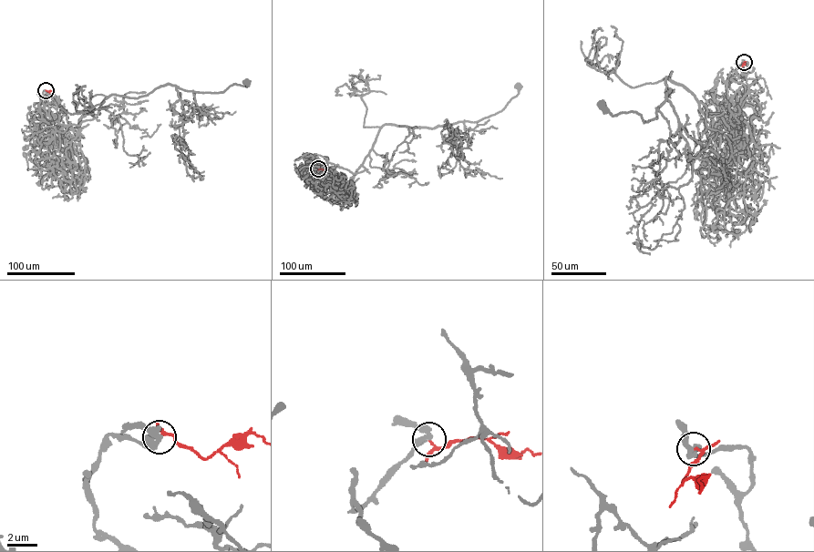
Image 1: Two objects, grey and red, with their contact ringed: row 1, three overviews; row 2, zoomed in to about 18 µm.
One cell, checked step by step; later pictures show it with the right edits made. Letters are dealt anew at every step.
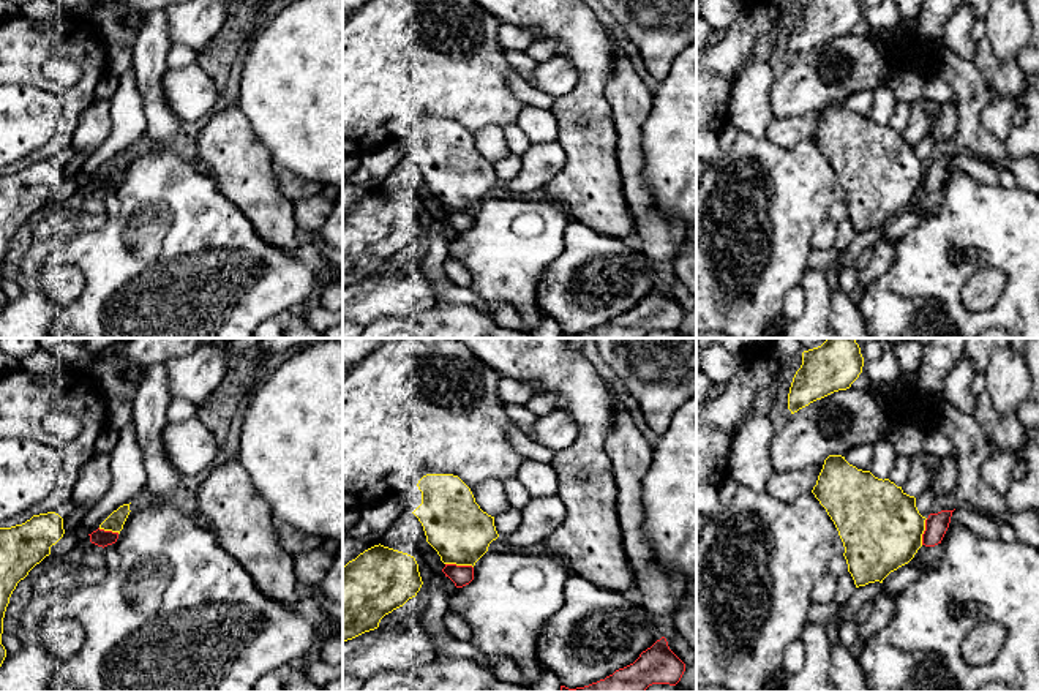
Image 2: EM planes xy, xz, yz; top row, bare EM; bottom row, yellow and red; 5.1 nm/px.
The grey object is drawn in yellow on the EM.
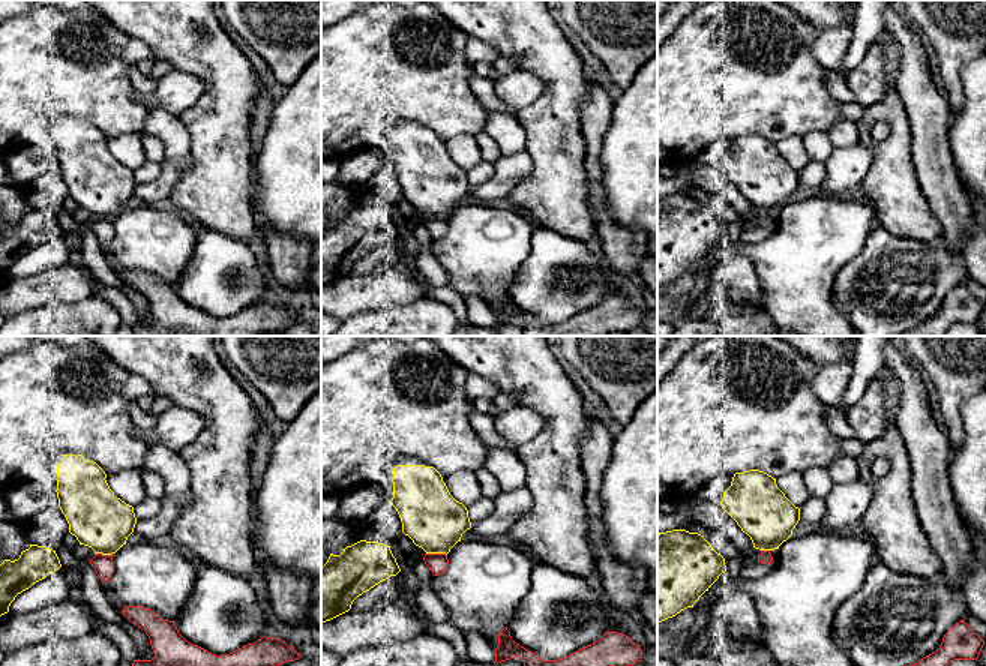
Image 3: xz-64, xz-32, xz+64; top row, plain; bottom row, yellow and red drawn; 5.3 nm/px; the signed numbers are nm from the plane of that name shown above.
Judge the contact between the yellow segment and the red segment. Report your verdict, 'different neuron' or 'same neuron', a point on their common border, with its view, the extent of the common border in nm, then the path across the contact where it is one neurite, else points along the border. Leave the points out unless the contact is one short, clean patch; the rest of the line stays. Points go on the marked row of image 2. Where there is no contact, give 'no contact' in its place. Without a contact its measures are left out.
different neuron | xz (460, 564) | 150 nm | along xz (446, 563), (469, 564), (472, 567)

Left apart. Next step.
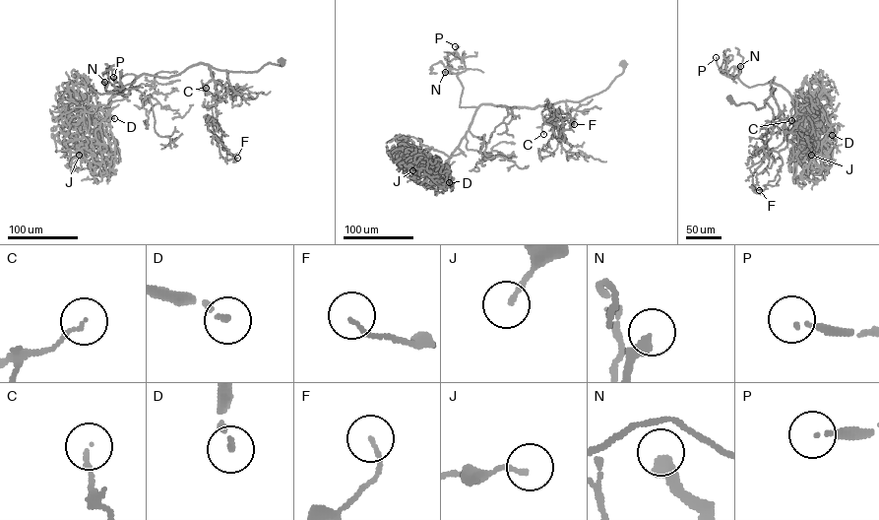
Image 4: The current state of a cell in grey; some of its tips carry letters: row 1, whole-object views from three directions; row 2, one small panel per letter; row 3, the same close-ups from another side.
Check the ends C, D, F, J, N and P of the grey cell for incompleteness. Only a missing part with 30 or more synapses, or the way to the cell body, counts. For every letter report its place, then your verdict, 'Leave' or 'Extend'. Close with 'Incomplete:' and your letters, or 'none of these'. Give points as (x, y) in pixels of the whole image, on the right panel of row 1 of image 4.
C: Place: (791, 120). Leave
D: Place: (832, 135). Extend
F: Place: (759, 190). Leave
J: Place: (811, 155). Leave
N: Place: (740, 66). Extend
P: Place: (716, 57). Extend
Incomplete: D, N, P

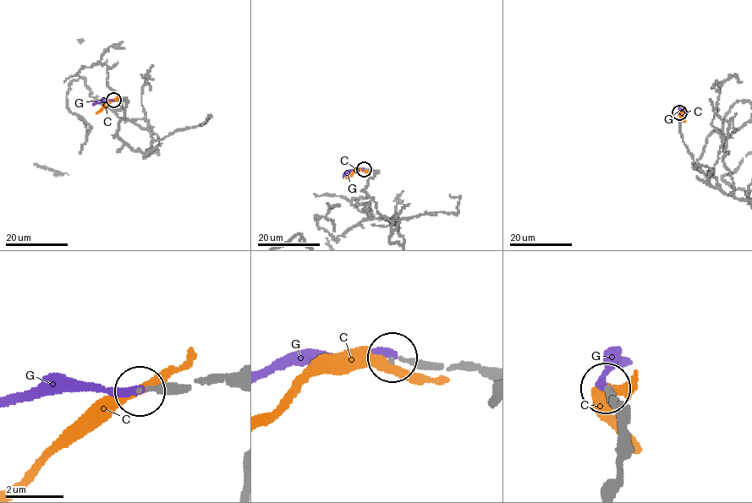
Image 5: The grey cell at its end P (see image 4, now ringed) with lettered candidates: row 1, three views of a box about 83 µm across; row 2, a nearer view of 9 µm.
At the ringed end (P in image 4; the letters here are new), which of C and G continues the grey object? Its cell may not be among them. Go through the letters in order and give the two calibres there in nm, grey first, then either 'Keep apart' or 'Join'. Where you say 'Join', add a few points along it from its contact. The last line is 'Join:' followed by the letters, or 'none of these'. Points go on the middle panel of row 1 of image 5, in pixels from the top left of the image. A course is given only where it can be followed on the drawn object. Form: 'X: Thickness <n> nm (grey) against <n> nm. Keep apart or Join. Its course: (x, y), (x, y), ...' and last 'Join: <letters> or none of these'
C: Thickness 150 nm (grey) against 320 nm. Keep apart
G: Thickness 180 nm (grey) against 300 nm. Join. Its course: (364, 169), (352, 169), (343, 176)
Join: G

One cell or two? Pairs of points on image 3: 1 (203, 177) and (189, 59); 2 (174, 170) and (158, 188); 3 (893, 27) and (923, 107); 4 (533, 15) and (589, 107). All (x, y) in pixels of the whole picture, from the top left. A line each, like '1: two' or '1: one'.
1: one
2: one
3: one
4: two

